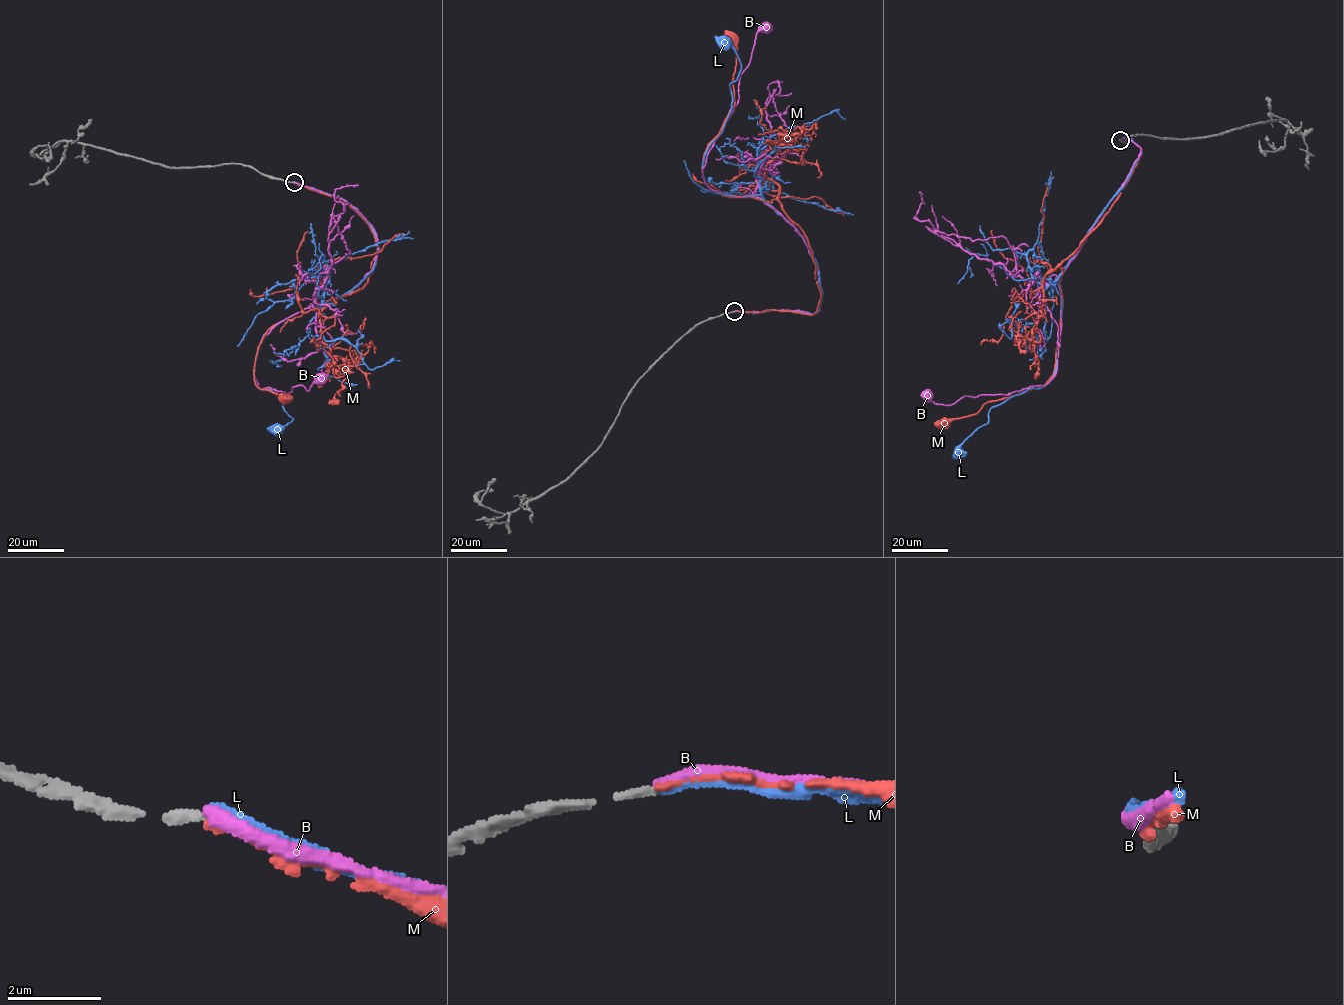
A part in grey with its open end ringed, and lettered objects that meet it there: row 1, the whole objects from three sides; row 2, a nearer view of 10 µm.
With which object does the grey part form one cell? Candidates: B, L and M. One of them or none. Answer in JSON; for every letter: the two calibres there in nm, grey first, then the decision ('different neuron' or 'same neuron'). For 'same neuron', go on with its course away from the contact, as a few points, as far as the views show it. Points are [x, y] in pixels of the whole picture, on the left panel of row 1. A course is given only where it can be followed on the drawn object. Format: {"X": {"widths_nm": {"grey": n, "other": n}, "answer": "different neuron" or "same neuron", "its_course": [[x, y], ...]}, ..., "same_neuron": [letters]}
{"B": {"widths_nm": {"grey": 160, "other": 260}, "answer": "different neuron"}, "L": {"widths_nm": {"grey": 160, "other": 280}, "answer": "different neuron"}, "M": {"widths_nm": {"grey": 160, "other": 150}, "answer": "same neuron", "its_course": [[294, 182], [345, 201], [369, 226], [377, 255], [364, 287], [268, 330], [254, 381], [285, 398]]}, "same_neuron": ["M"]}

